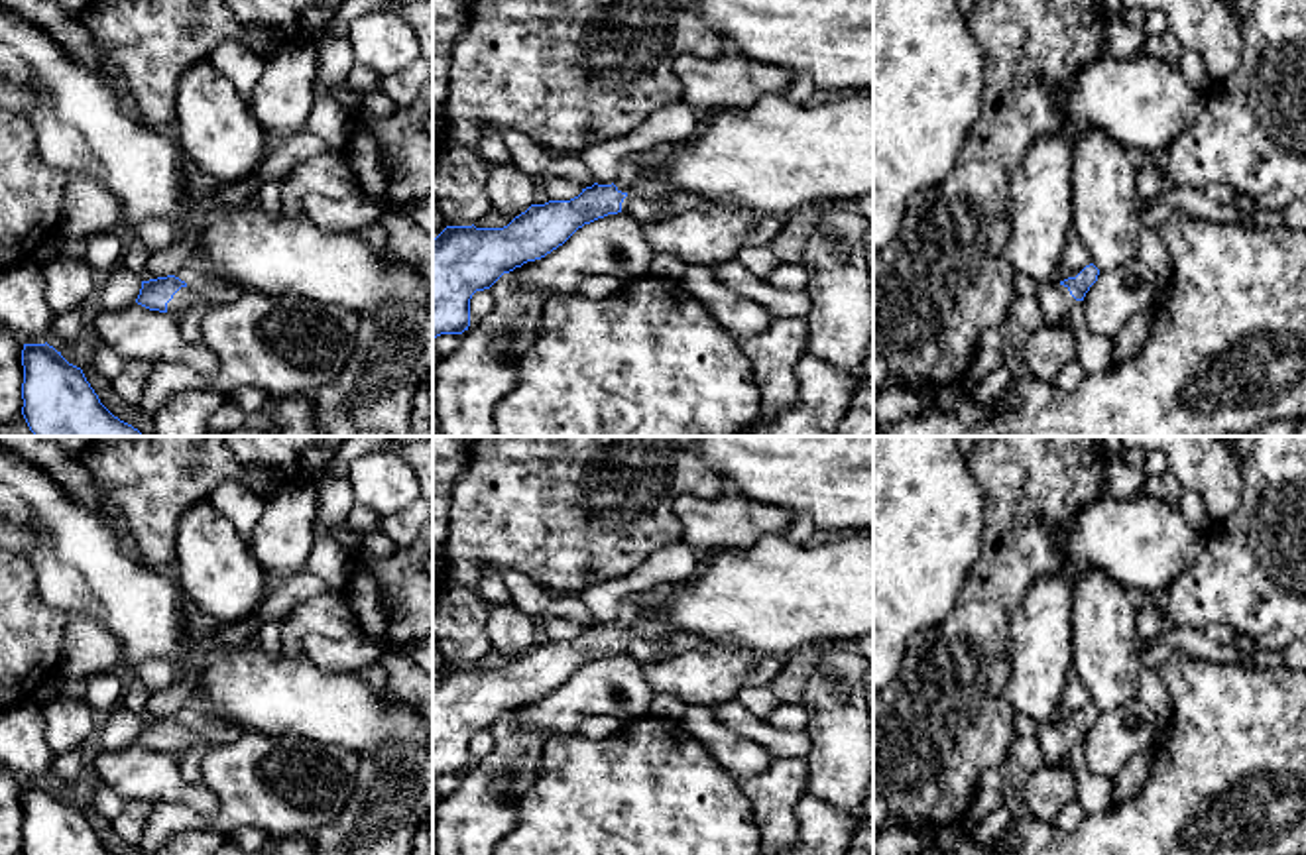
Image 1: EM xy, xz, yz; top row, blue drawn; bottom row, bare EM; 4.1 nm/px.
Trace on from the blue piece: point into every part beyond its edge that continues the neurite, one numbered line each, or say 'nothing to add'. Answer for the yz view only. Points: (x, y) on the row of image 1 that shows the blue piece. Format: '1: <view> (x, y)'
1: yz (1055, 301)

